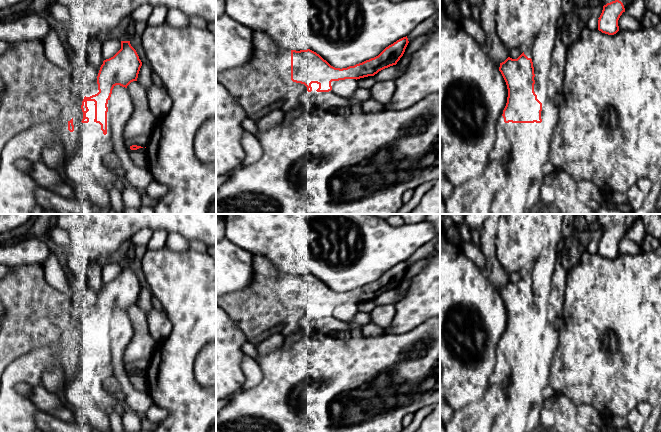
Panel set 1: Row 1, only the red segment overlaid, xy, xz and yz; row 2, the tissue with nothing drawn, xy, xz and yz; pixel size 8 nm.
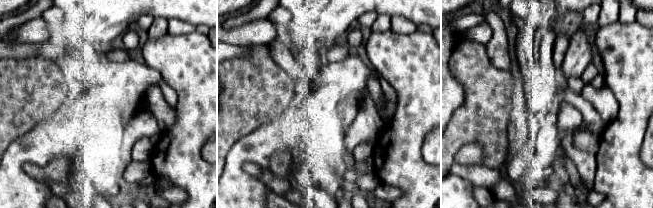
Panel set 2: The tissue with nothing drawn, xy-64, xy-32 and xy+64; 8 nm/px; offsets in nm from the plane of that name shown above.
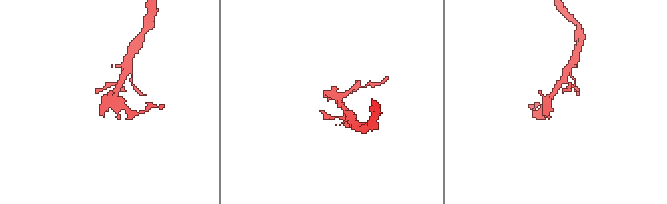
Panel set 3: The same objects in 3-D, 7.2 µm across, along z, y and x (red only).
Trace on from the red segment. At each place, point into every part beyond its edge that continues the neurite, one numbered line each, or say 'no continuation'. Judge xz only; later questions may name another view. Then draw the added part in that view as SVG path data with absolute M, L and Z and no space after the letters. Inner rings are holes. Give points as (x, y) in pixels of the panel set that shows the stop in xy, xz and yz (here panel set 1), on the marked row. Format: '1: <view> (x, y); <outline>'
1: xz (282, 62); M282 49L274 59L274 66L280 78L287 83L291 79L291 50Z

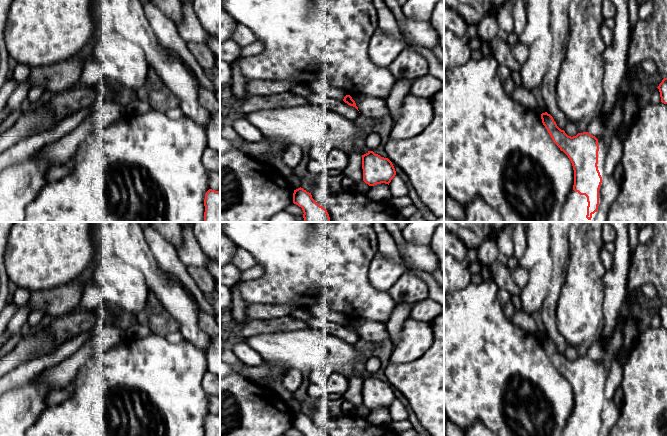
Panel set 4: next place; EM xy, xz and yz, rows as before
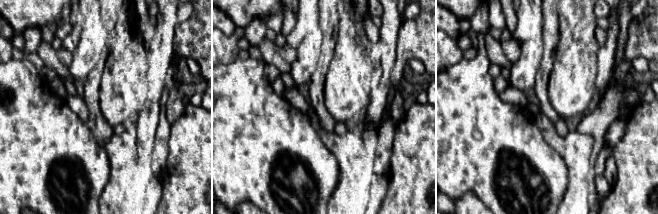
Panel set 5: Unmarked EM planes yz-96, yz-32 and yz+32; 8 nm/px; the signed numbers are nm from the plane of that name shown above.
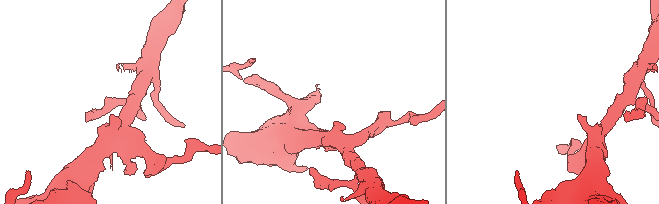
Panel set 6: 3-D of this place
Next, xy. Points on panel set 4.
no continuation

